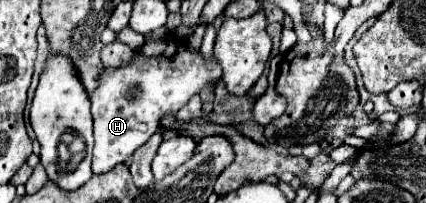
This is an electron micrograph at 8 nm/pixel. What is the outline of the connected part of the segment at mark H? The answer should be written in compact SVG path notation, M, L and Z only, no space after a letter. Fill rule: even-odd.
M170 33L164 39L148 41L136 49L134 61L128 67L106 69L102 73L100 87L90 99L94 119L94 173L108 173L118 163L128 161L132 153L158 131L164 113L180 111L204 85L220 79L218 61L206 61L200 53L192 53L186 43L188 41L178 41Z

